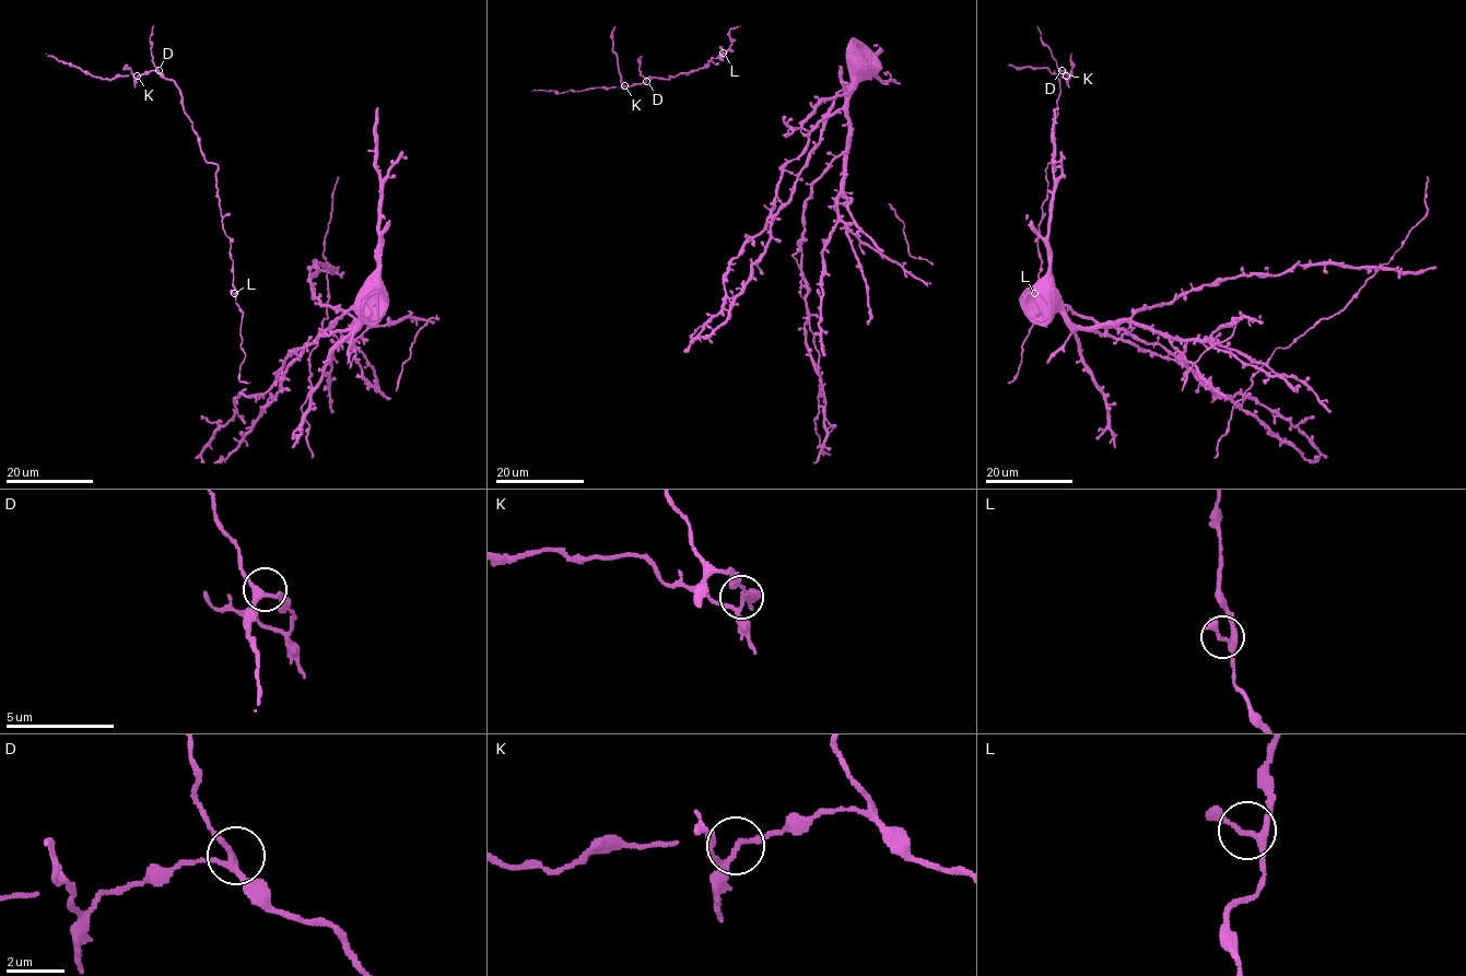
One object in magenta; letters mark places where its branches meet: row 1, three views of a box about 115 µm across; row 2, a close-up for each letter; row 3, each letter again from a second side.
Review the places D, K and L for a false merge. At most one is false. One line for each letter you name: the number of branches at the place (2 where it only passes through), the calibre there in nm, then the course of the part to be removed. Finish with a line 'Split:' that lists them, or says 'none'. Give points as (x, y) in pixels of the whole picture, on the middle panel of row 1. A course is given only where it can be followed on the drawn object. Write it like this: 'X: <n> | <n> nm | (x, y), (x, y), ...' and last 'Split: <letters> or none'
K: 3 | 140 nm | (625, 86), (618, 55), (612, 50), (616, 26)
Split: K

